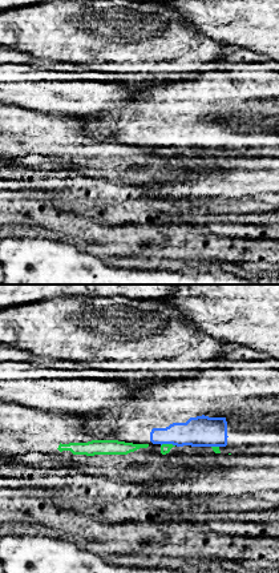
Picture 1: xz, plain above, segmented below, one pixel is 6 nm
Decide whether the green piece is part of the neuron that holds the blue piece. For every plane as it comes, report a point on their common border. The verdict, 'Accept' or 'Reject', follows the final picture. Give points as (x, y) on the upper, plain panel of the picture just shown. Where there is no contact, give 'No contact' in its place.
Touches blue at (168, 145)

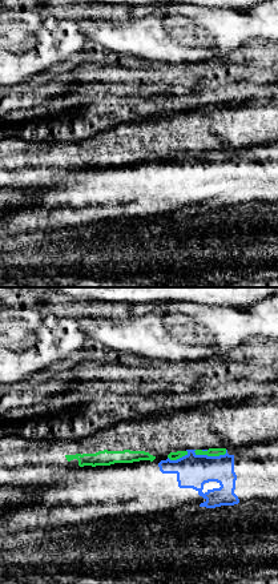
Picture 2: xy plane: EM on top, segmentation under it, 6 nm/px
Touches blue at (210, 158)

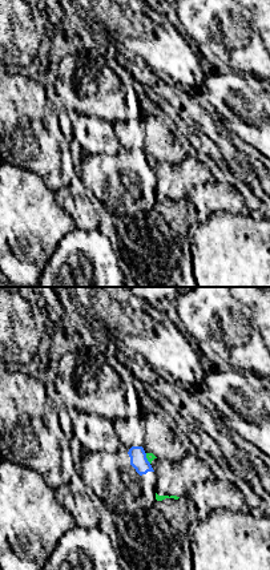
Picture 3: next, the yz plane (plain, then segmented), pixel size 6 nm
Touches blue at (146, 161)

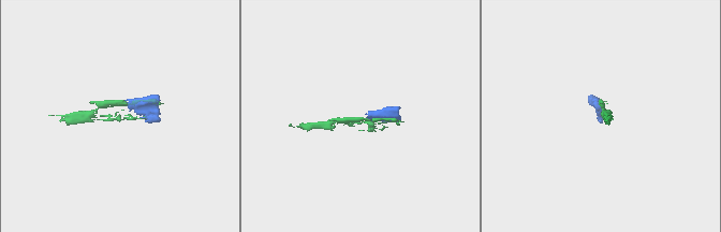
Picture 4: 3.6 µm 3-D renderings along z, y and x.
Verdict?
Reject

